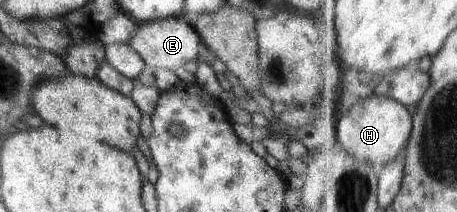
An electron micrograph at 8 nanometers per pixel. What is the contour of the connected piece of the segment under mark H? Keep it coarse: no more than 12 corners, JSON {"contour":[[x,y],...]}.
{"contour":[[352,96],[337,132],[372,166],[407,150],[414,117],[403,102]]}

